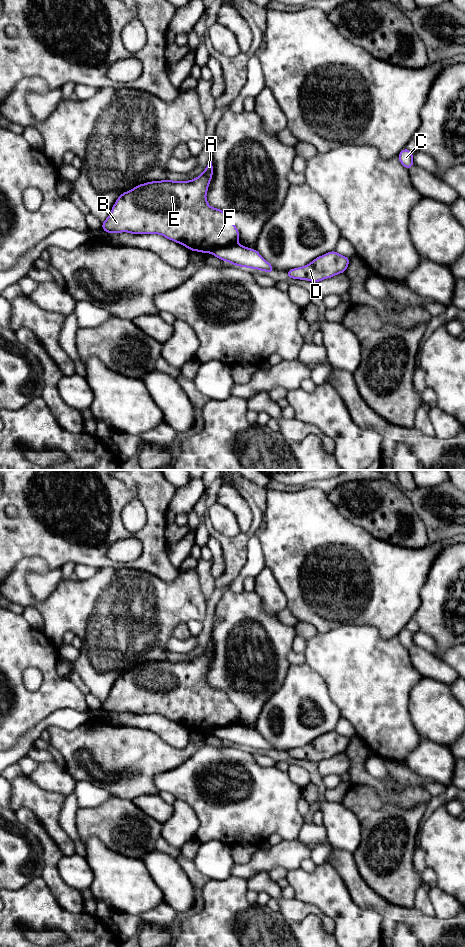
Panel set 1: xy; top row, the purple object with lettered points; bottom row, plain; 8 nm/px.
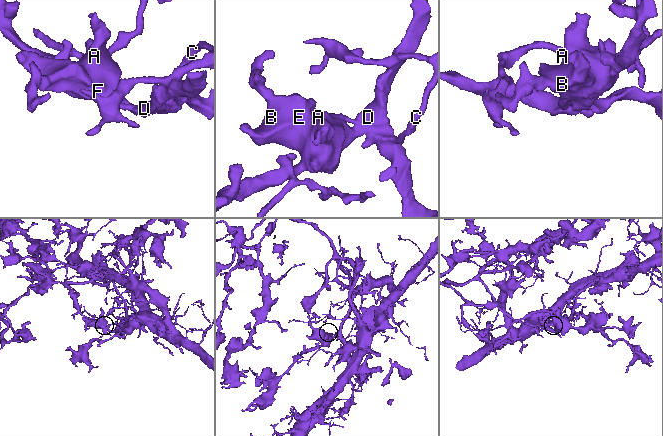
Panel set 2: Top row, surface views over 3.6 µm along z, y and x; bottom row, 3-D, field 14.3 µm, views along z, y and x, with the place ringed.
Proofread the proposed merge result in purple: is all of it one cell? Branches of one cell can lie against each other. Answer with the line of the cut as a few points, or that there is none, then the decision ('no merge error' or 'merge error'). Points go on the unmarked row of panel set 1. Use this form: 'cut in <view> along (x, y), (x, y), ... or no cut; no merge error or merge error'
cut in xy along (236, 722), (217, 727), (210, 732); merge error

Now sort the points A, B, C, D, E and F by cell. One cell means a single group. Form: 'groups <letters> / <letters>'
groups A B D E F / C

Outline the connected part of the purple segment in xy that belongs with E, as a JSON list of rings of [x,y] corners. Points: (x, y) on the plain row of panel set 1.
[[[212,640],[197,658],[189,661],[152,661],[137,665],[122,673],[108,698],[102,702],[107,713],[160,714],[182,724],[191,731],[211,733],[217,728],[236,724],[239,719],[237,707],[220,689],[210,687],[206,673],[213,655]]]

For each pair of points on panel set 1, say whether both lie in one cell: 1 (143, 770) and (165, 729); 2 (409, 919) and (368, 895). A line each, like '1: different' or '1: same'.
1: different
2: same

